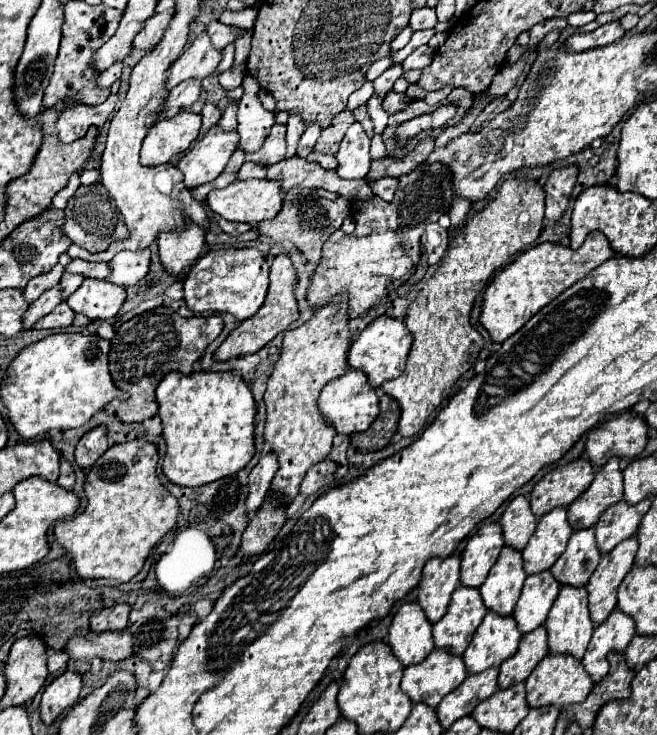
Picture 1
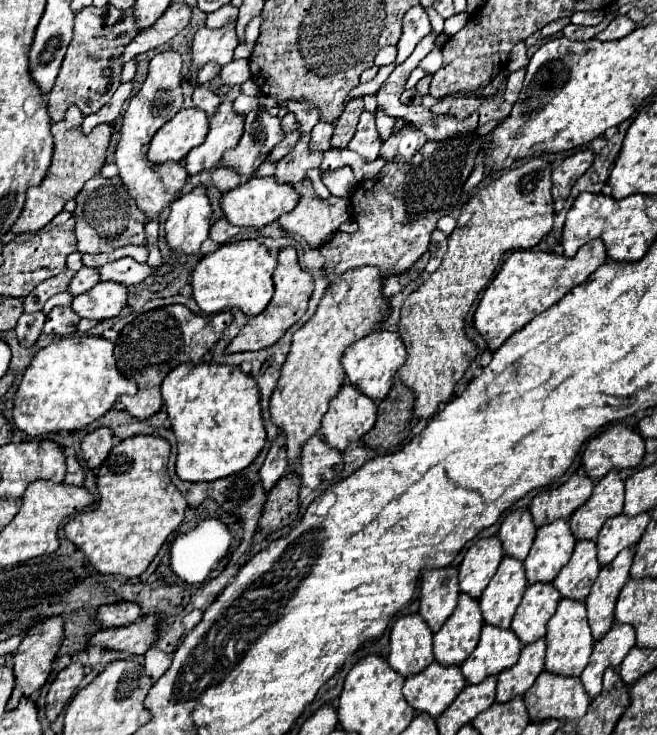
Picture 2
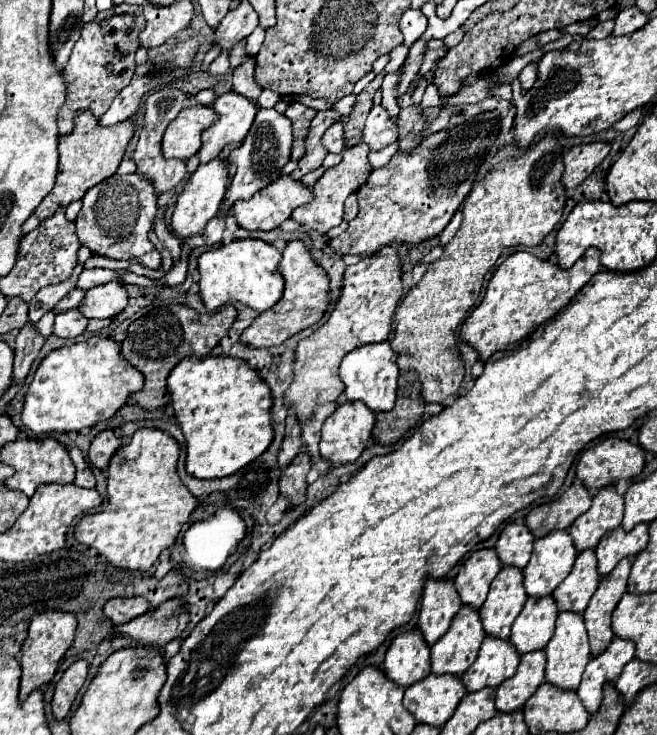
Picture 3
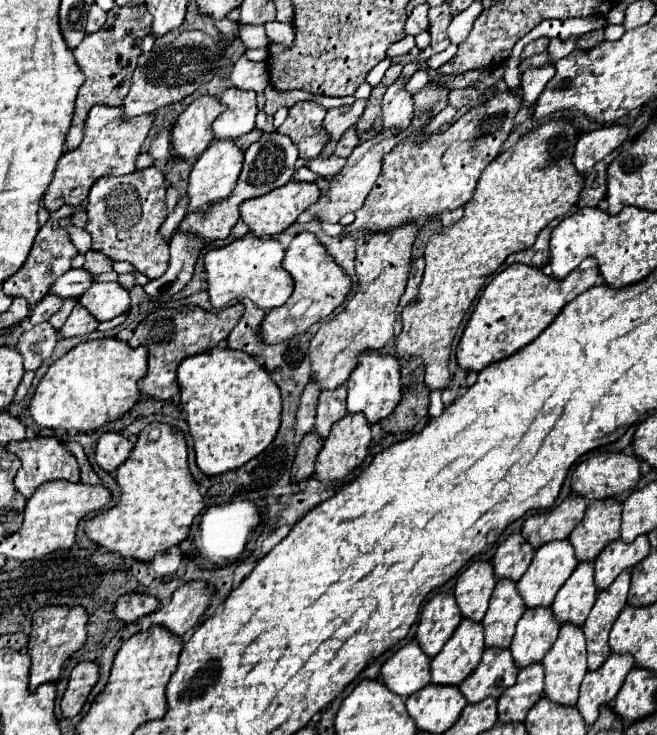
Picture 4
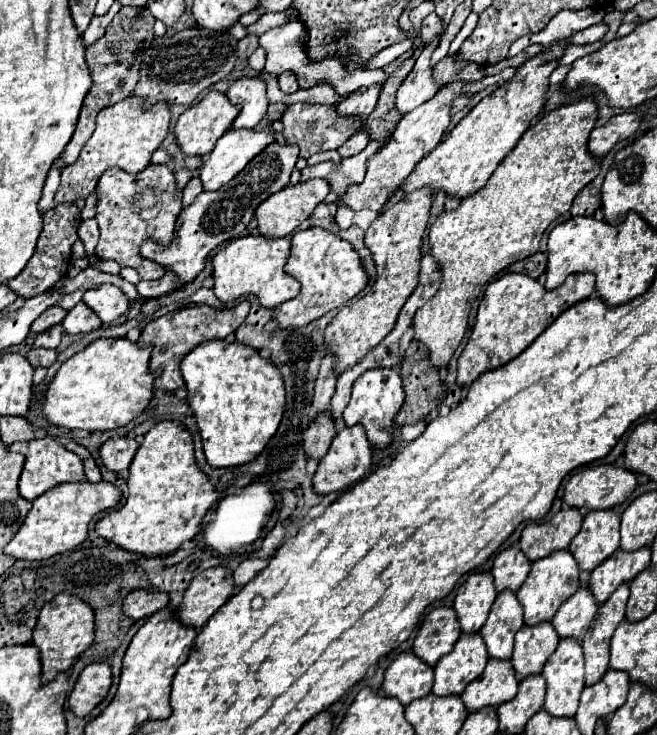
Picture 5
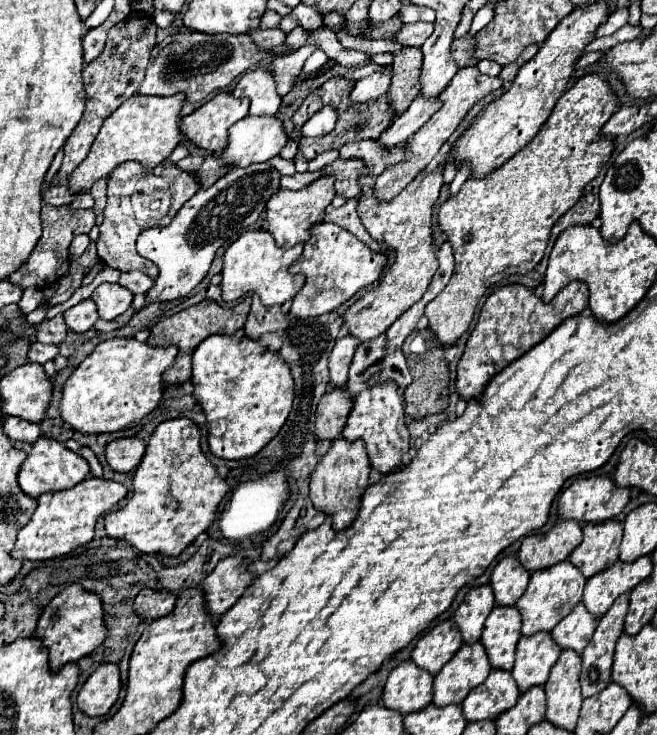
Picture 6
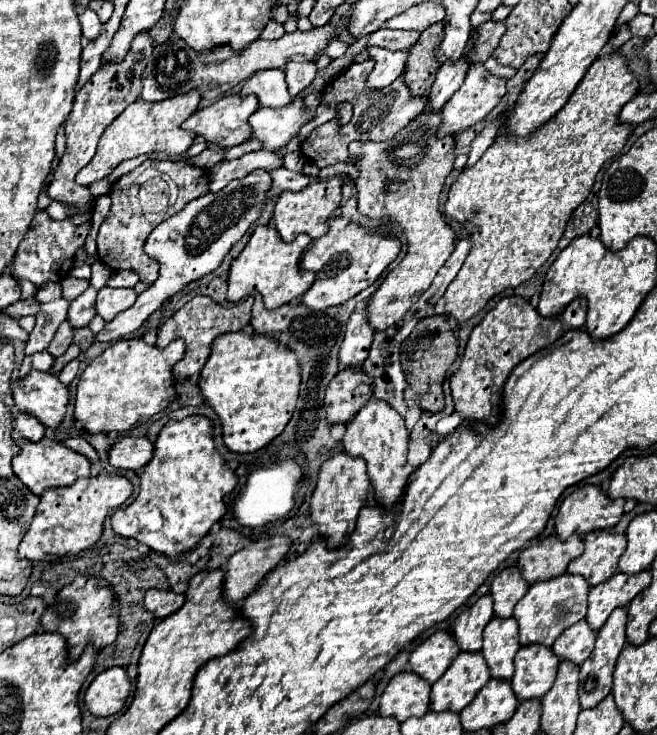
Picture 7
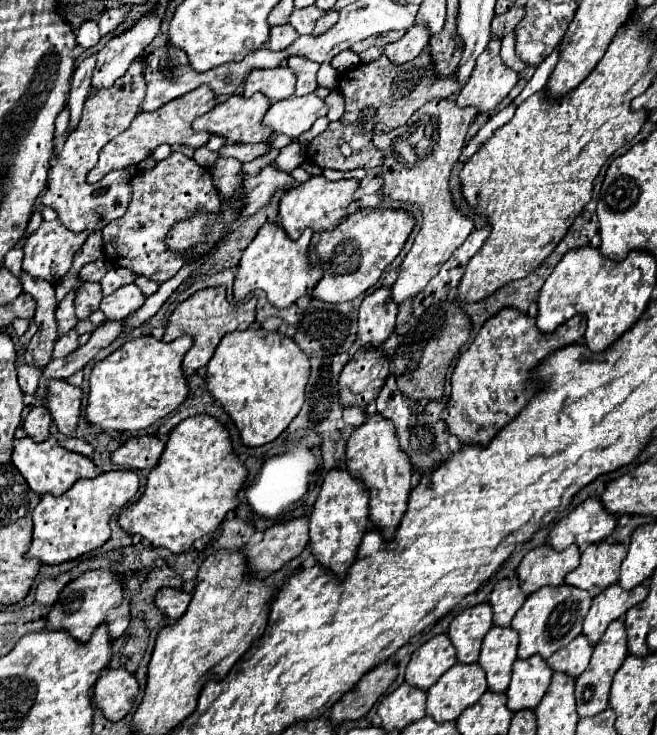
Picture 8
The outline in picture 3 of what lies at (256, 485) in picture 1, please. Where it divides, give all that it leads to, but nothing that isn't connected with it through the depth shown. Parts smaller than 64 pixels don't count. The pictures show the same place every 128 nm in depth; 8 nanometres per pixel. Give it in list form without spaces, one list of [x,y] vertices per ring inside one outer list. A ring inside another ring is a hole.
[[[288,414],[286,418],[286,434],[284,434],[284,442],[278,450],[278,466],[284,470],[300,452],[302,444],[300,444],[300,424],[296,420],[294,414]]]

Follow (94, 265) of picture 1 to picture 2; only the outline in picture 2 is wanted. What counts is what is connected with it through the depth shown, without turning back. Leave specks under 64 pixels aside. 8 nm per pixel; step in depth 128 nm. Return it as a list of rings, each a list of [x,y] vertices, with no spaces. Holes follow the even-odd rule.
[[[82,266],[82,268],[74,274],[68,290],[72,292],[72,296],[78,296],[80,292],[86,292],[88,288],[92,288],[92,284],[98,284],[98,282],[100,282],[100,272],[98,272],[98,268],[86,268],[86,266]]]

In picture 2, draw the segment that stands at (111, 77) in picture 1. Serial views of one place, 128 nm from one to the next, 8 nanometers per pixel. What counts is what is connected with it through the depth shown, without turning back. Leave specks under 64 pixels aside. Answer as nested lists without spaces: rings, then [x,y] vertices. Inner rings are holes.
[[[170,4],[168,10],[156,20],[156,24],[144,32],[140,32],[126,48],[120,60],[126,64],[136,54],[154,50],[160,44],[166,44],[172,40],[178,32],[182,32],[190,22],[190,8],[186,4]]]

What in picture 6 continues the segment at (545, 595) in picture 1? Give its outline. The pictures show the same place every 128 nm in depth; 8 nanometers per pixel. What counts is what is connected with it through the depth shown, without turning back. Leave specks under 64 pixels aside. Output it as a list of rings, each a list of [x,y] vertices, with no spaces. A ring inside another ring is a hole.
[[[548,632],[522,636],[516,646],[516,662],[512,668],[512,676],[520,692],[526,692],[530,686],[544,684],[560,652],[560,646]]]

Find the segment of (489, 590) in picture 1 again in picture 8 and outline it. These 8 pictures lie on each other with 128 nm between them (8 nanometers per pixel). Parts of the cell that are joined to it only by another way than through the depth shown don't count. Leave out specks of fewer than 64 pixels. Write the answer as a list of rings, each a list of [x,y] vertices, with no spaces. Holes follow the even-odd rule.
[[[492,626],[482,640],[480,666],[486,672],[488,688],[494,692],[504,692],[510,684],[512,664],[516,660],[518,634],[514,628]]]

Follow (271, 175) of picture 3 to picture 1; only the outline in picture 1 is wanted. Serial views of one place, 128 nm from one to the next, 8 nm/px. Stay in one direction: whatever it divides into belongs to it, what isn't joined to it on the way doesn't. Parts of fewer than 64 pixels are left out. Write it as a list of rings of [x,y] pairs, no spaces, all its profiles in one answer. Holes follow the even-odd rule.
[[[244,78],[244,96],[238,104],[238,134],[240,148],[244,152],[254,152],[260,142],[266,140],[270,128],[274,126],[274,112],[266,110],[258,100],[258,82],[254,78]]]

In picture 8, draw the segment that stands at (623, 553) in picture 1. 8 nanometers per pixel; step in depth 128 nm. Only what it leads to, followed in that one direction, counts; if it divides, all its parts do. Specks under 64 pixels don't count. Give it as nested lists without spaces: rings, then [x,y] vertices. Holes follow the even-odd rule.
[[[614,620],[606,628],[606,632],[598,640],[598,644],[594,646],[594,654],[592,654],[590,666],[576,678],[576,706],[578,706],[578,716],[596,716],[604,708],[608,708],[610,684],[612,684],[612,678],[614,678],[616,670],[624,662],[626,654],[628,654],[628,648],[626,648],[626,626],[624,626],[624,622]]]

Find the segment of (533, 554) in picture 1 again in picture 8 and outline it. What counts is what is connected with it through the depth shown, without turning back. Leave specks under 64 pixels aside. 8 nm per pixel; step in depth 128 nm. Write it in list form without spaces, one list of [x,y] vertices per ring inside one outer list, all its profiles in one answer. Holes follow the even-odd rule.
[[[570,584],[544,586],[532,592],[512,620],[512,628],[520,634],[518,658],[530,658],[534,654],[548,658],[558,648],[566,646],[574,636],[582,632],[582,620],[590,610],[590,602],[592,596],[586,590],[580,590]]]

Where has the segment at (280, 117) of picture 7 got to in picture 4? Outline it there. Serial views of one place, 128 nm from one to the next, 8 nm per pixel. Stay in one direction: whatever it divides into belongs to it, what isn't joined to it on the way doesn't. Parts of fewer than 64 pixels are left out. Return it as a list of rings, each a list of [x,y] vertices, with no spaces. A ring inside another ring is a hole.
[[[216,140],[212,142],[206,152],[196,160],[192,172],[190,172],[190,180],[188,180],[188,214],[190,212],[198,212],[202,210],[204,206],[210,206],[214,202],[220,202],[224,200],[232,188],[236,186],[238,182],[238,176],[240,176],[240,168],[242,168],[242,158],[244,152],[232,142],[232,140]]]

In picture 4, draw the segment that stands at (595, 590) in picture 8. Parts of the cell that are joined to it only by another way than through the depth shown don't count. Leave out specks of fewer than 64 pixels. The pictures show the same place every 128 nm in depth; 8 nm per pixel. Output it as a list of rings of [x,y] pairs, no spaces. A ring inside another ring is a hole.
[[[614,498],[592,500],[586,508],[582,522],[572,530],[570,542],[576,550],[576,558],[594,560],[602,548],[620,536],[622,504]]]

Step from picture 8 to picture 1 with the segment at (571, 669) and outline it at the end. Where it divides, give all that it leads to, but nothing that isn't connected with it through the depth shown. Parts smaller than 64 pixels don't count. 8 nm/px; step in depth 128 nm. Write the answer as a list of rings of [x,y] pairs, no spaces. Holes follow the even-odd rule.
[[[582,528],[570,536],[566,550],[550,568],[550,572],[560,584],[584,586],[592,572],[596,570],[600,556],[602,554],[596,546],[594,528]]]

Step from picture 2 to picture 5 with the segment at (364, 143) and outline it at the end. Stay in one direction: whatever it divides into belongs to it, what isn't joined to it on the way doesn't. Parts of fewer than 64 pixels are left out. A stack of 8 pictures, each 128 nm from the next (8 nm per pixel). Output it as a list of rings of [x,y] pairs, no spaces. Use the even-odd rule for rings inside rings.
[[[434,40],[430,46],[426,46],[422,50],[412,72],[400,84],[400,88],[396,92],[396,106],[394,106],[400,112],[400,116],[406,116],[416,106],[430,100],[436,94],[436,90],[440,88],[438,84],[434,84],[432,70],[430,70],[430,54],[436,46],[438,46],[438,40]]]

